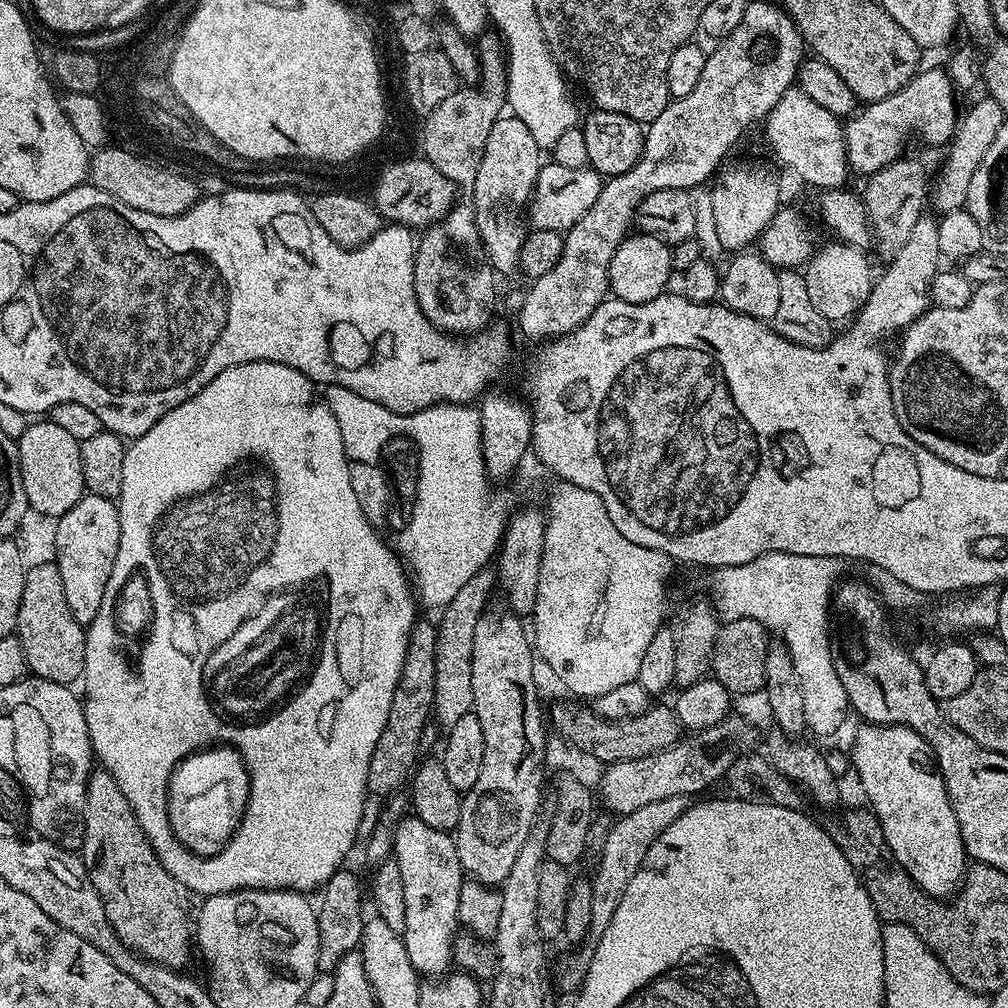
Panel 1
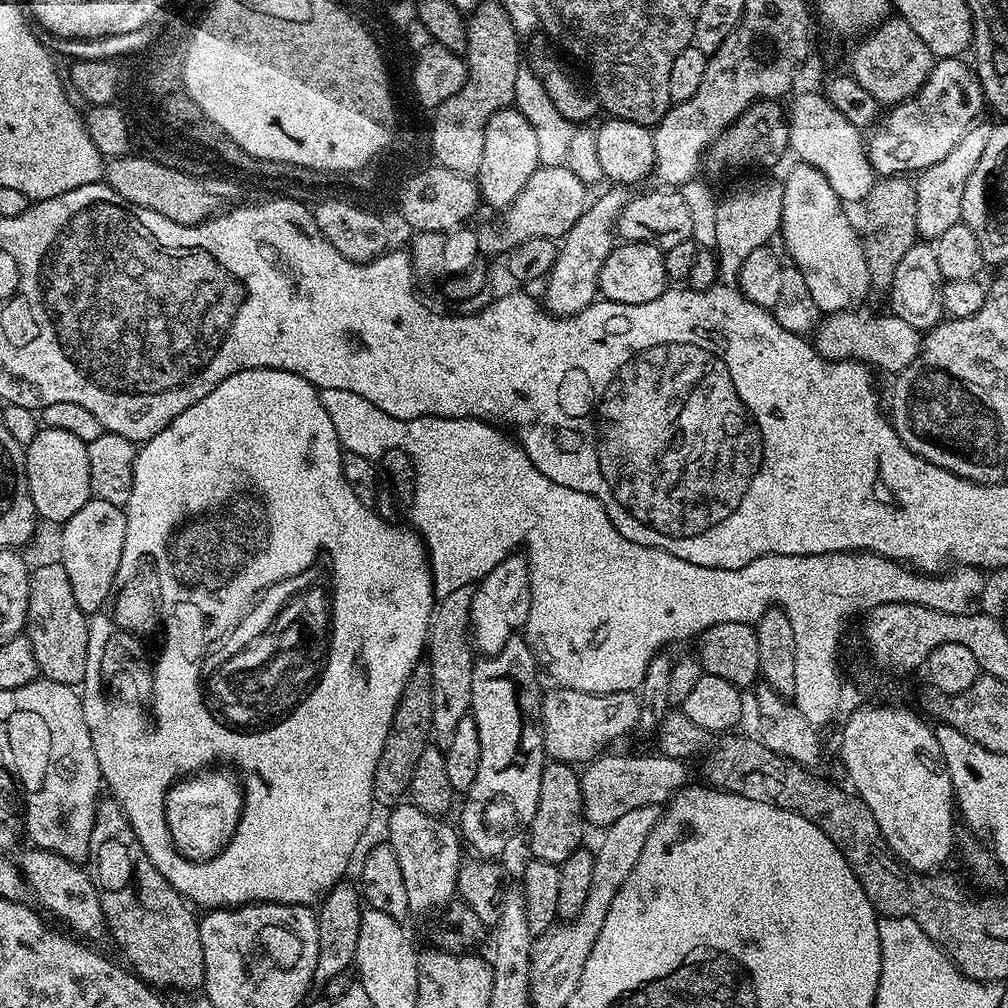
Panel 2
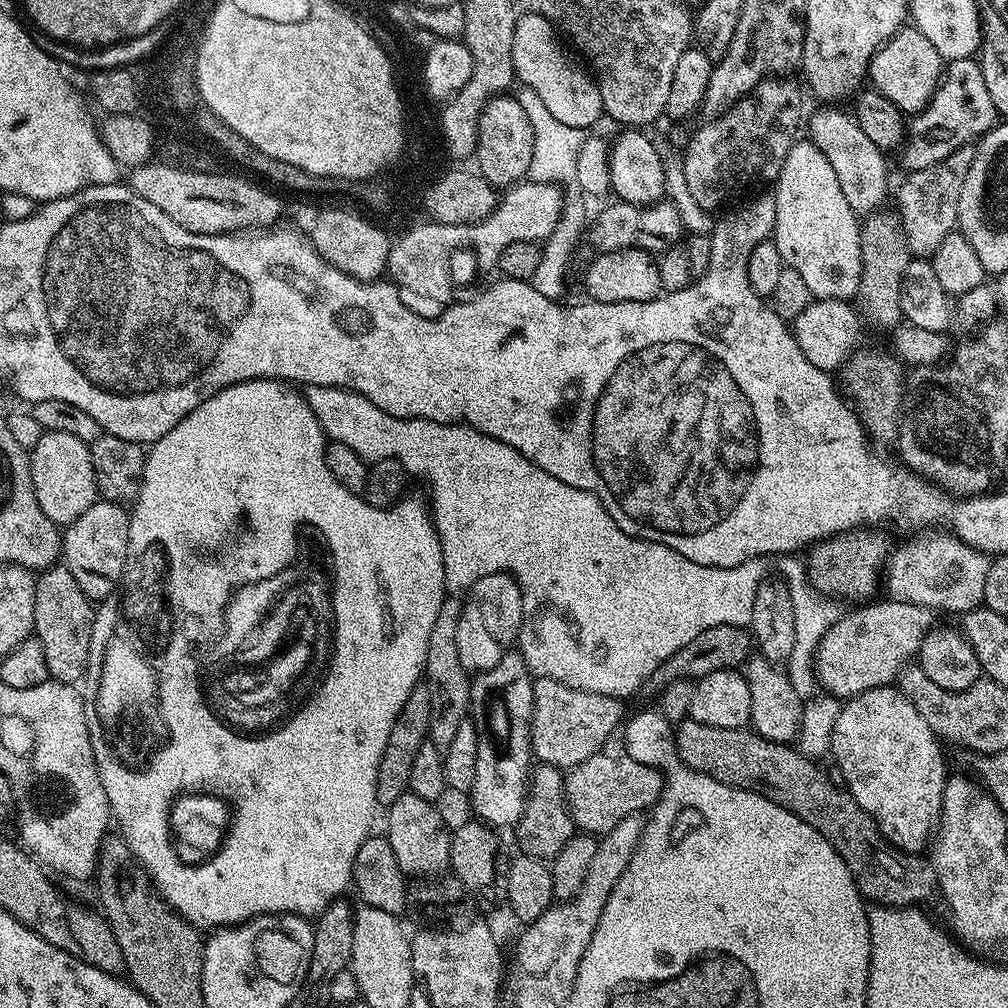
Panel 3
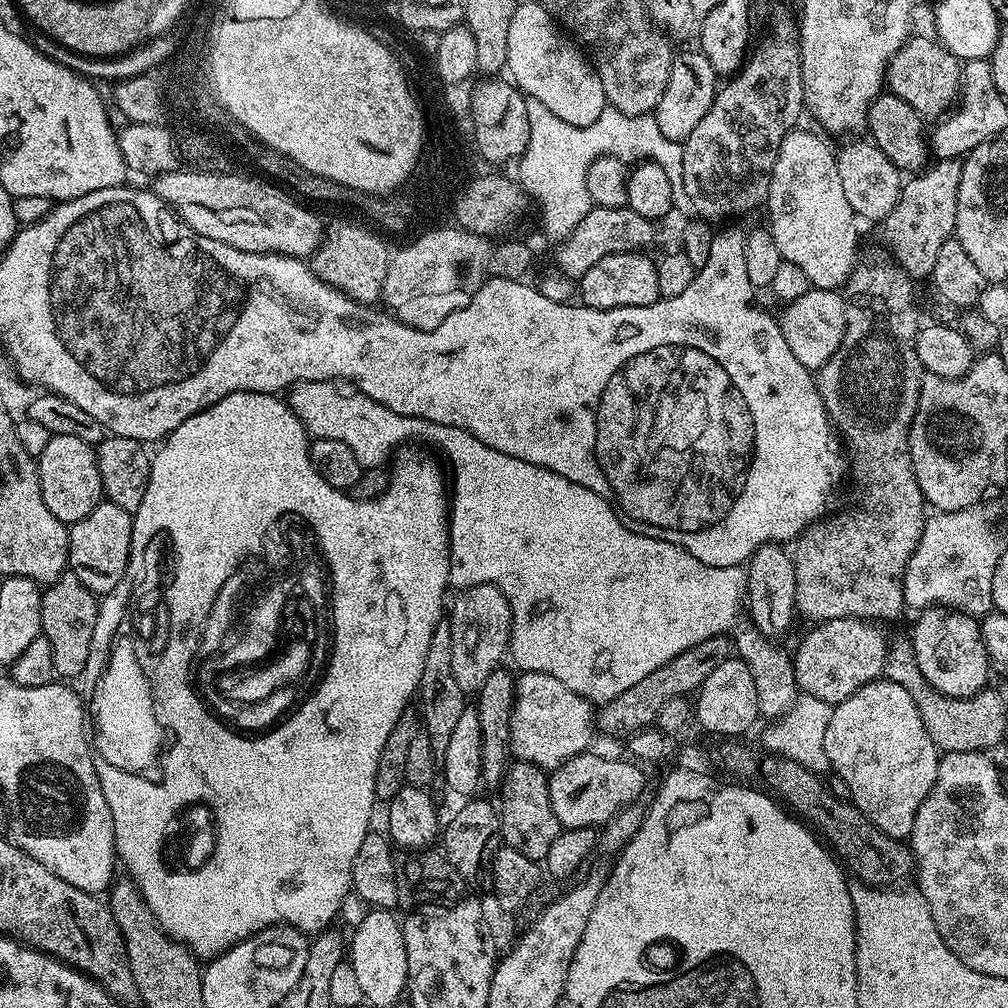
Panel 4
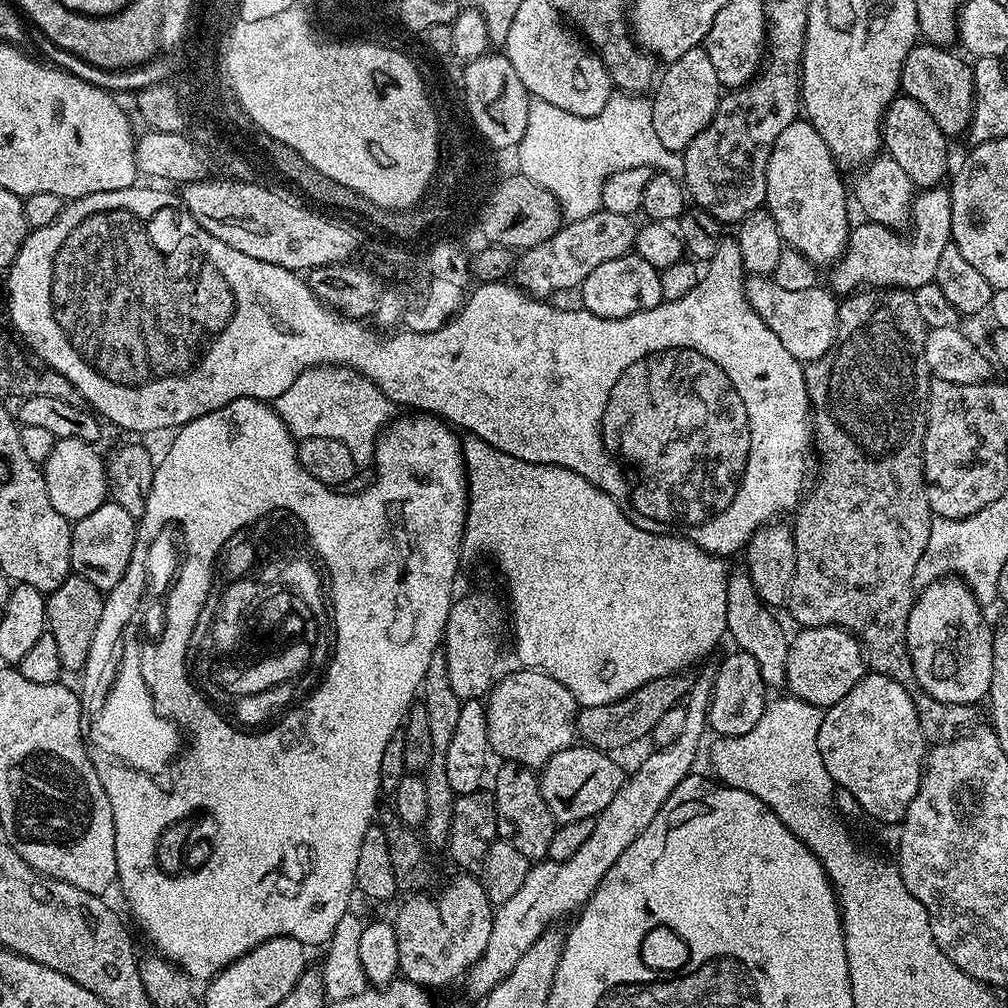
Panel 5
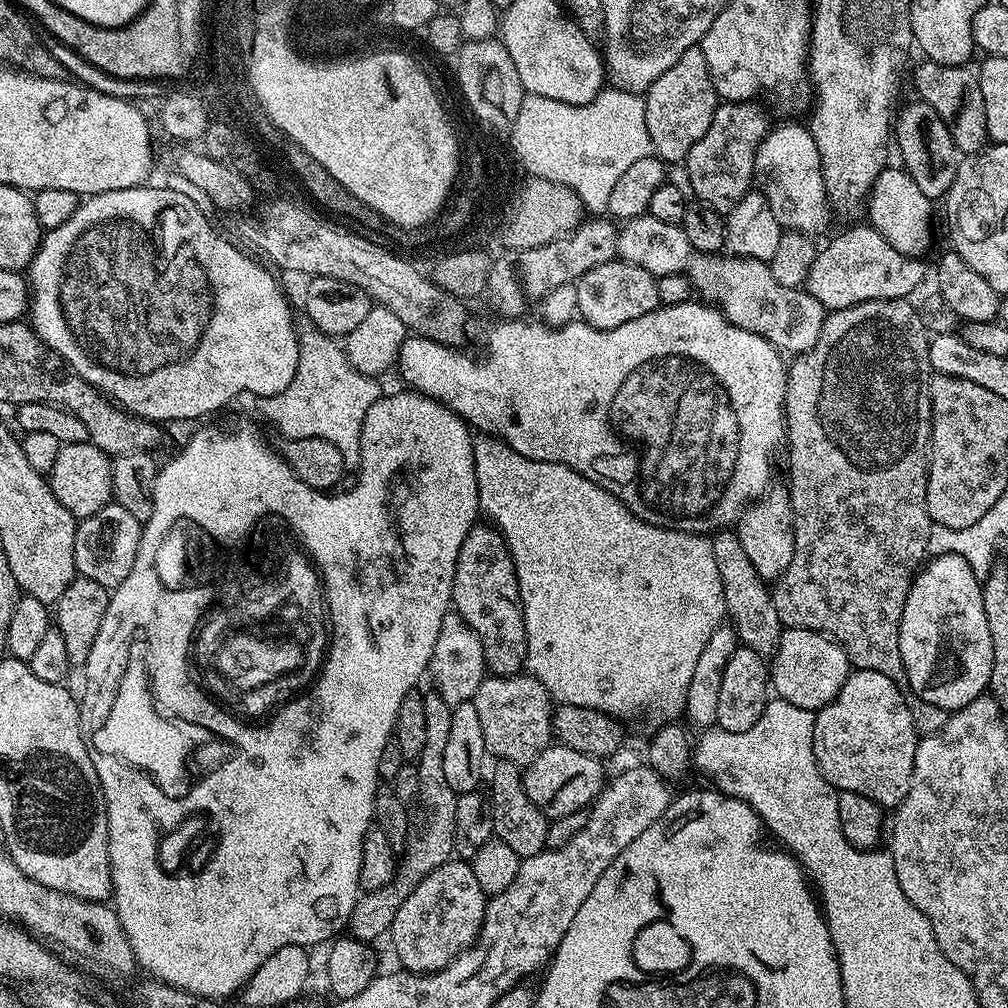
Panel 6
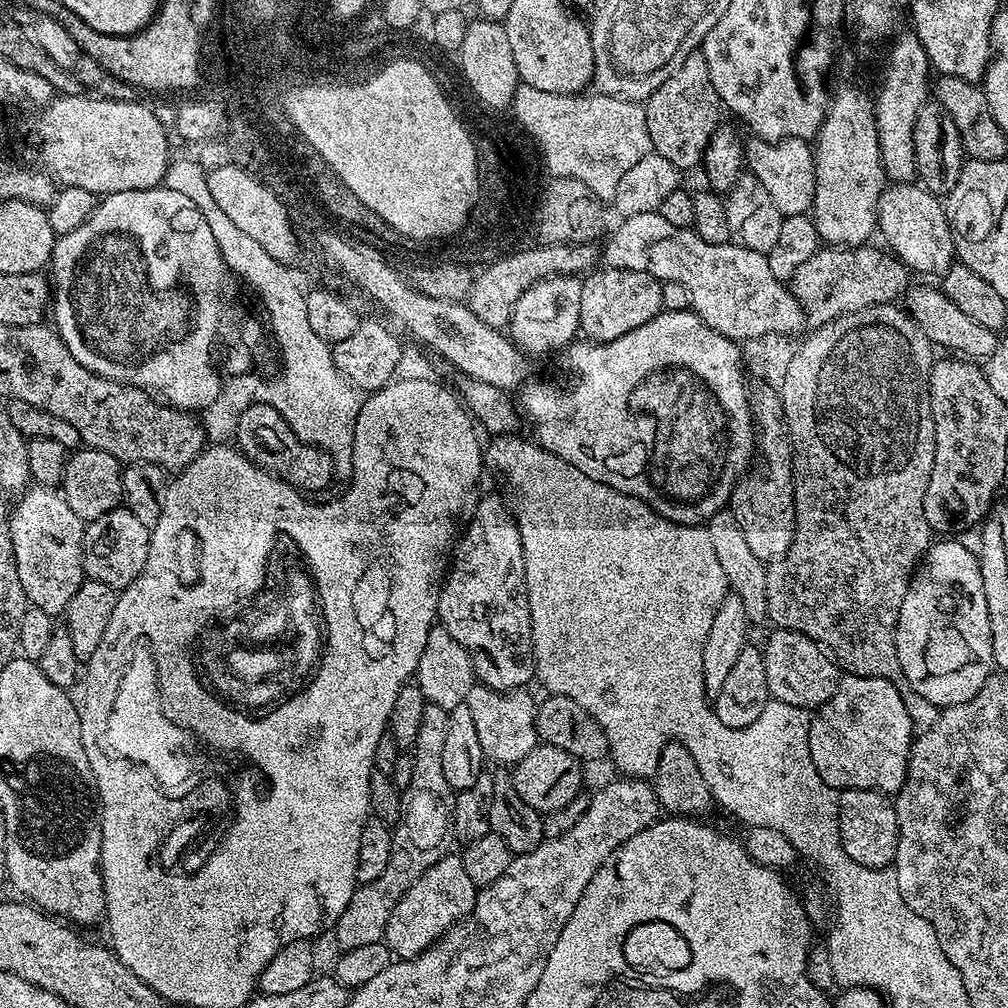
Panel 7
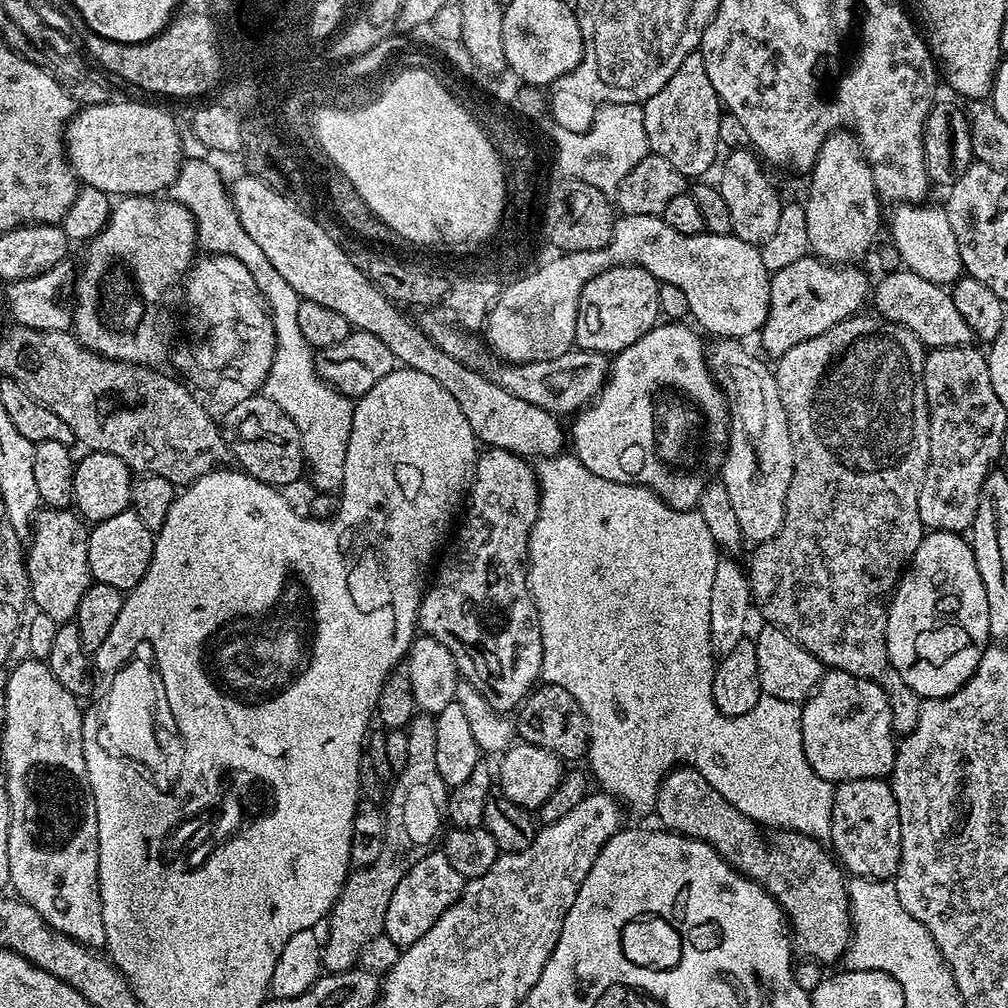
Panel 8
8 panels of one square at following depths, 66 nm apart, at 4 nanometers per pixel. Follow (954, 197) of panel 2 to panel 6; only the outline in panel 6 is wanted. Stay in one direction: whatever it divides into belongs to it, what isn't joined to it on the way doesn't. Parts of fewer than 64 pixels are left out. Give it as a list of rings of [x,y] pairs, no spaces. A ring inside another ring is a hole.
[[[867,223],[860,224],[857,228],[848,228],[845,232],[840,232],[828,245],[821,247],[817,251],[814,258],[814,264],[810,266],[810,274],[808,275],[808,282],[806,291],[814,298],[818,298],[818,302],[826,310],[835,310],[838,308],[845,308],[846,306],[854,306],[858,302],[870,302],[871,300],[902,300],[911,297],[911,292],[919,286],[924,280],[924,260],[915,256],[904,256],[898,250],[894,250],[894,246],[890,246],[890,242],[886,242],[886,238],[882,238],[882,234],[878,234],[876,229],[869,226]]]

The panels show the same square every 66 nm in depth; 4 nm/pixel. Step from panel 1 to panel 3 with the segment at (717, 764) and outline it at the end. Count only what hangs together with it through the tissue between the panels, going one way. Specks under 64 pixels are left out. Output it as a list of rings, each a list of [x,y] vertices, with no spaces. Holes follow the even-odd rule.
[[[597,754],[586,758],[564,778],[564,799],[568,801],[568,811],[572,814],[573,825],[581,833],[591,834],[597,838],[614,830],[614,826],[618,826],[622,818],[651,809],[662,794],[665,781],[658,768],[634,762],[623,754],[604,755]]]

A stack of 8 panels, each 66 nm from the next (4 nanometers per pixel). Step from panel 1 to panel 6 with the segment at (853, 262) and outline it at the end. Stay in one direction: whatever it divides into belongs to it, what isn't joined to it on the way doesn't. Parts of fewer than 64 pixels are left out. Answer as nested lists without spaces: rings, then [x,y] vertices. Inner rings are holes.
[[[796,122],[771,129],[755,152],[755,177],[760,191],[770,203],[780,227],[787,231],[817,235],[828,224],[830,205],[825,194],[821,155],[811,129]]]

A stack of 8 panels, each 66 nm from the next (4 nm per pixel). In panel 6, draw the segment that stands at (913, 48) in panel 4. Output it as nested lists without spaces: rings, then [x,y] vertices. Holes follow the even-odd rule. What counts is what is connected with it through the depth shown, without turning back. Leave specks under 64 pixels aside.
[[[921,59],[912,80],[916,83],[916,92],[921,101],[934,110],[938,110],[938,118],[946,122],[950,134],[954,138],[954,146],[957,153],[964,156],[972,156],[989,143],[986,130],[986,102],[982,102],[982,86],[980,77],[971,67],[959,64],[958,66],[946,66],[933,60]]]

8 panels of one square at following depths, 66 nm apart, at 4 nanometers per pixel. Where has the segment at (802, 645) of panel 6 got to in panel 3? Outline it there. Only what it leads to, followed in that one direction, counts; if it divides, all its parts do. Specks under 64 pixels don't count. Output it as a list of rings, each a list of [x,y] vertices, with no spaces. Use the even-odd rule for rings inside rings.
[[[881,598],[877,604],[872,603],[864,602],[853,607],[856,608],[853,612],[845,611],[840,620],[830,630],[826,630],[826,634],[820,639],[815,654],[816,683],[831,697],[851,698],[871,688],[891,685],[899,677],[901,670],[919,657],[922,642],[934,627],[933,609],[926,606],[914,606],[910,602],[887,598]]]

